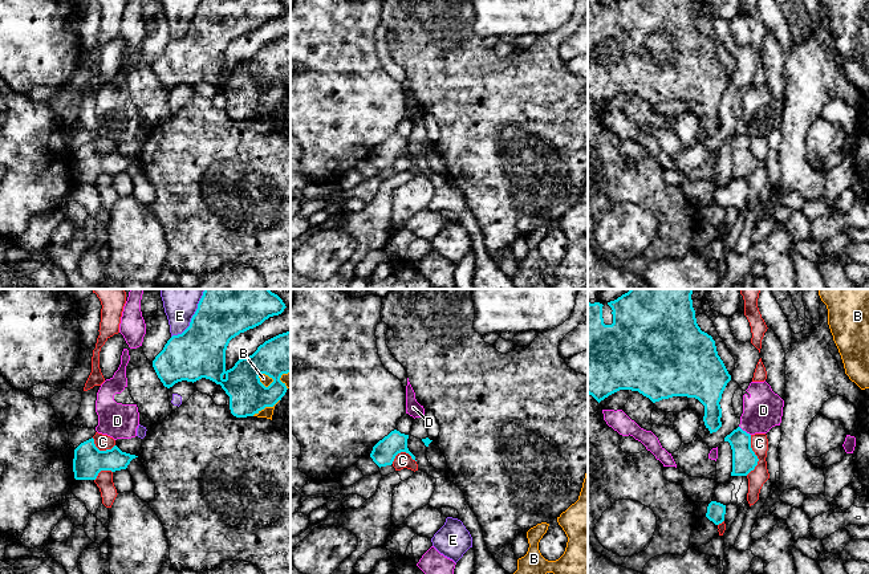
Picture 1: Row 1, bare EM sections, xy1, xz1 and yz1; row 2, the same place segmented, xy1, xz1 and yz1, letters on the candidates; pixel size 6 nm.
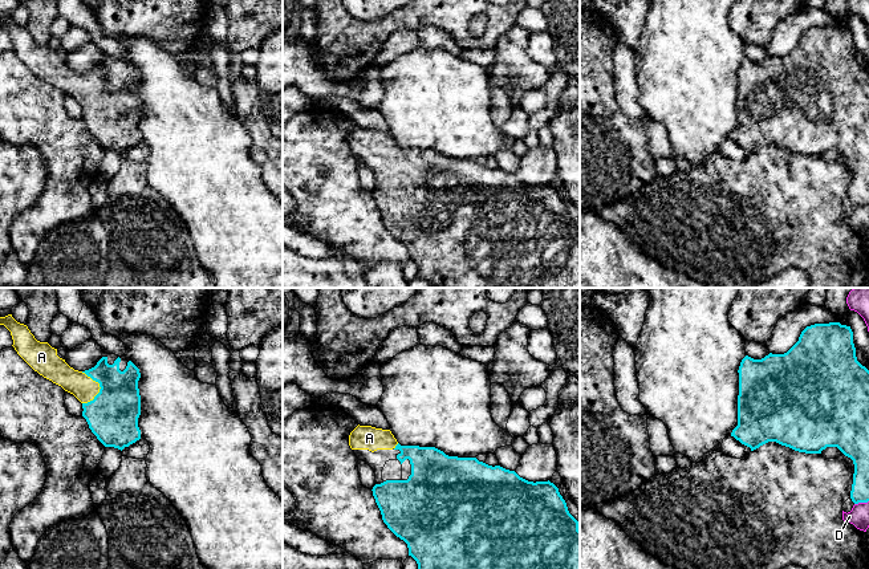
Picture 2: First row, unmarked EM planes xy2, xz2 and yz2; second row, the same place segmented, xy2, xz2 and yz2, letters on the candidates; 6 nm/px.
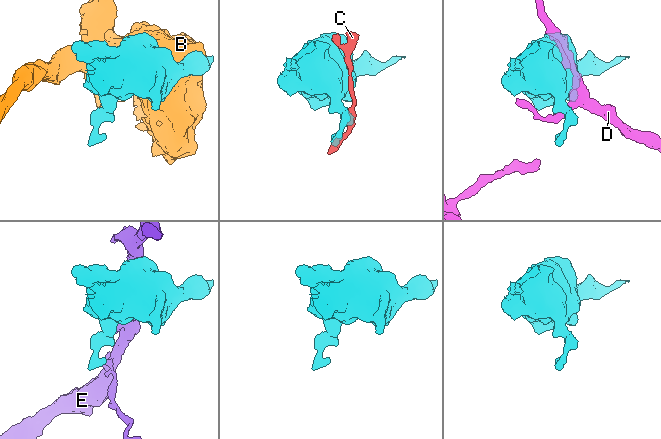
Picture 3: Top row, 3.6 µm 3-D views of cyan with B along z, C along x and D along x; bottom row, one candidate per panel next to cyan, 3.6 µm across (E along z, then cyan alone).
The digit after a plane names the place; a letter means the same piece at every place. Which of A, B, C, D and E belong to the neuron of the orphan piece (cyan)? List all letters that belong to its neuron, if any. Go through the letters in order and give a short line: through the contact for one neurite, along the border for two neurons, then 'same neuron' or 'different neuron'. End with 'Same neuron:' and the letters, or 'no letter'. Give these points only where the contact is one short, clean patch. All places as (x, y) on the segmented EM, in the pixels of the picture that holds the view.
A: same neuron
B: different neuron
C: different neuron
D: different neuron
E: different neuron
Same neuron: A

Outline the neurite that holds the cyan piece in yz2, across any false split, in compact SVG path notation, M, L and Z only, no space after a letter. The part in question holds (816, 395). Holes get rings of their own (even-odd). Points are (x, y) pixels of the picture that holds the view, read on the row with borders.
M840 322L807 326L787 353L769 353L762 359L746 355L738 373L738 426L731 436L751 451L768 442L805 454L821 454L827 447L837 447L854 464L852 501L869 501L869 370L857 361L850 326Z

